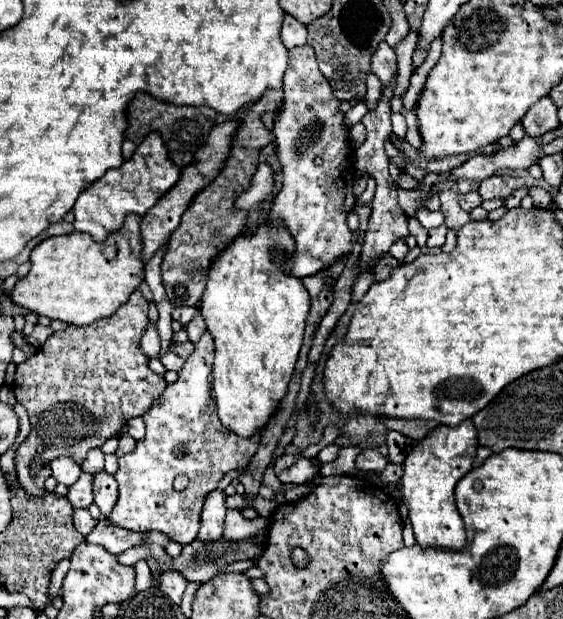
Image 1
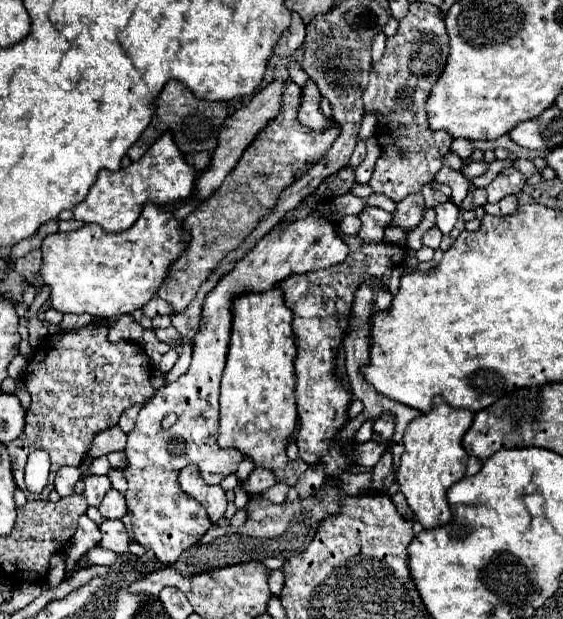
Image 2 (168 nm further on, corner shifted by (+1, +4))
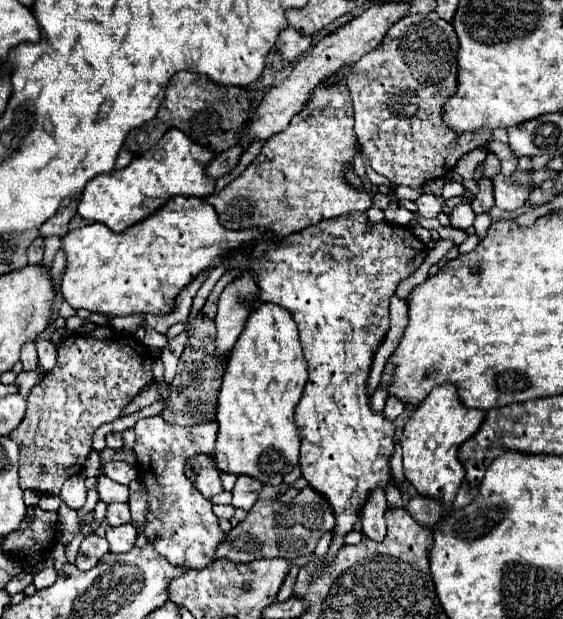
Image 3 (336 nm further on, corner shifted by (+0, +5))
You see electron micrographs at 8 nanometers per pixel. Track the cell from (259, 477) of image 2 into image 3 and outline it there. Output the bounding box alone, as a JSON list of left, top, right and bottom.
[233,475,263,511]

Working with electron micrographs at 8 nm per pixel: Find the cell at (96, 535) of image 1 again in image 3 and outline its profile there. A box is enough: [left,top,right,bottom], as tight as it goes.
[105,523,137,553]

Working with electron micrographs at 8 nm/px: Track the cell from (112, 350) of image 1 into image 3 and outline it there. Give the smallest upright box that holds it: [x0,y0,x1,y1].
[9,335,151,495]

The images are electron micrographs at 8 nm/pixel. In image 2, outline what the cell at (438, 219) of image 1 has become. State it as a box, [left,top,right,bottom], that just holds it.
[436,200,460,234]

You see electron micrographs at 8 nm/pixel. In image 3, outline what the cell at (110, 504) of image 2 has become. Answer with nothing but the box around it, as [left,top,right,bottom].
[107,503,131,525]

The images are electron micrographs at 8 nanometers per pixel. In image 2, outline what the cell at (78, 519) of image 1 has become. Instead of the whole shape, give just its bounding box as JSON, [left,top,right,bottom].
[65,516,100,560]

